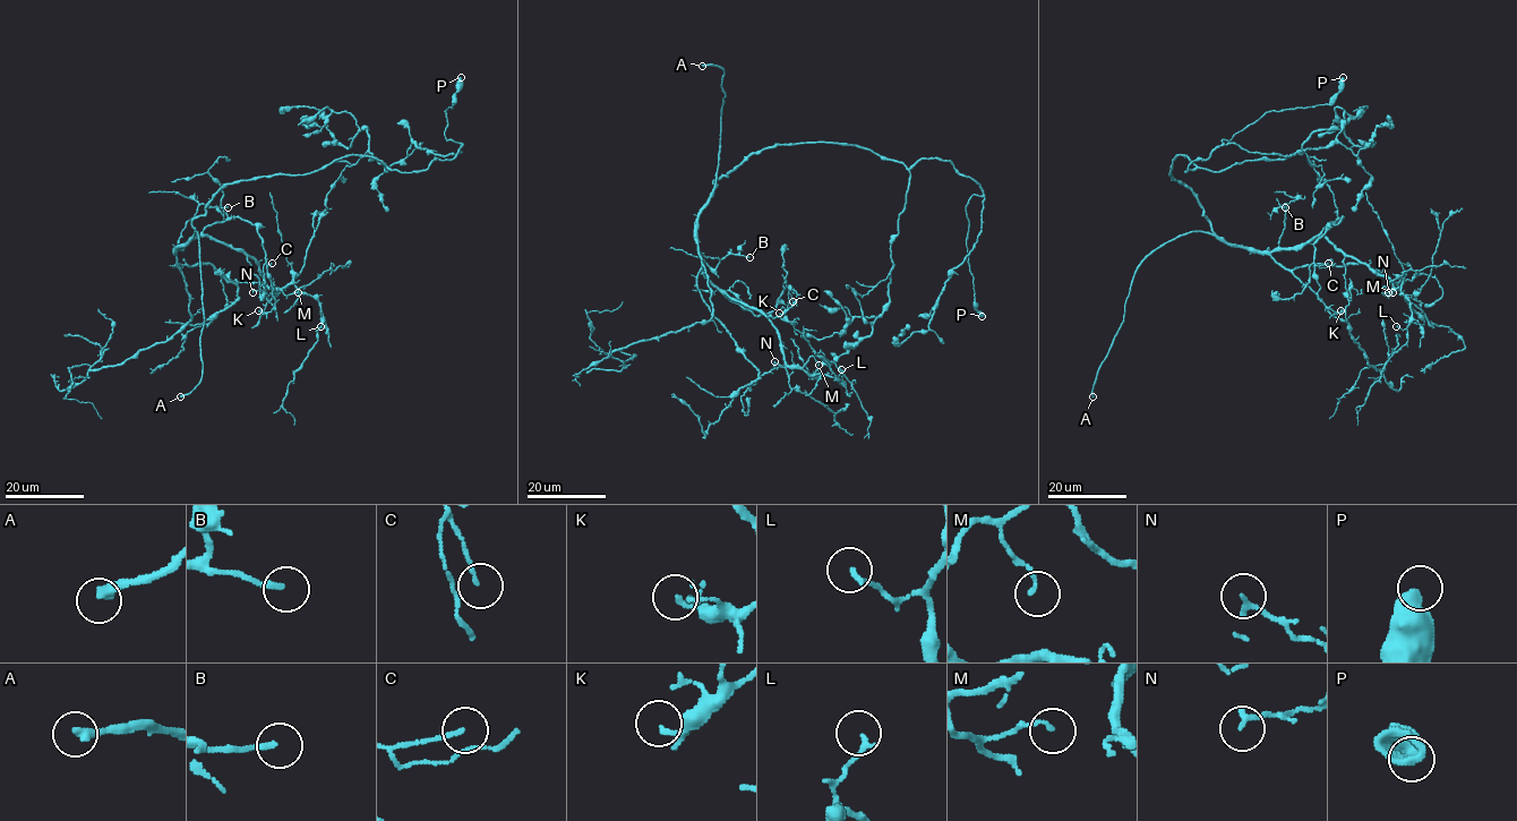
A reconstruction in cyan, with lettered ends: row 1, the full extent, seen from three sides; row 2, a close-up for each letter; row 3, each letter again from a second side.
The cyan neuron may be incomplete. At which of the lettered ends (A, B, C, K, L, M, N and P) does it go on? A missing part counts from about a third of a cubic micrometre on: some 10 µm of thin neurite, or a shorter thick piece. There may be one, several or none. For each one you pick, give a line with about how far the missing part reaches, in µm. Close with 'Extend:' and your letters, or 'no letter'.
A: missing 40 µm
B: missing 30 µm
Extend: A, B

